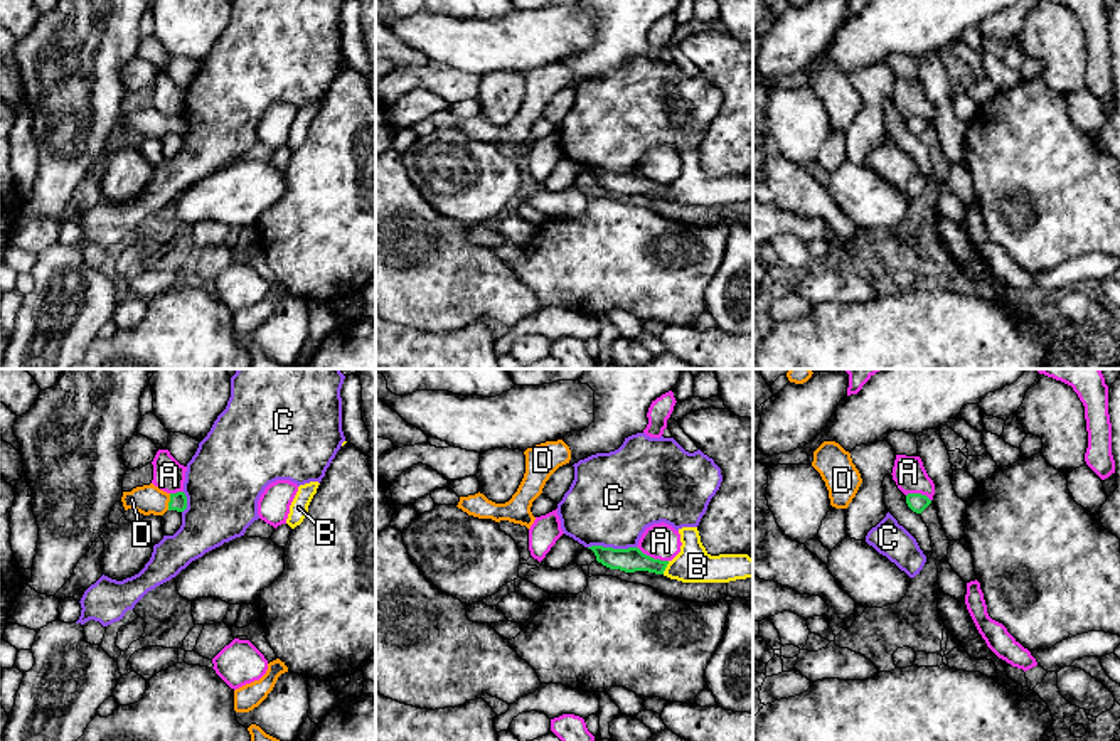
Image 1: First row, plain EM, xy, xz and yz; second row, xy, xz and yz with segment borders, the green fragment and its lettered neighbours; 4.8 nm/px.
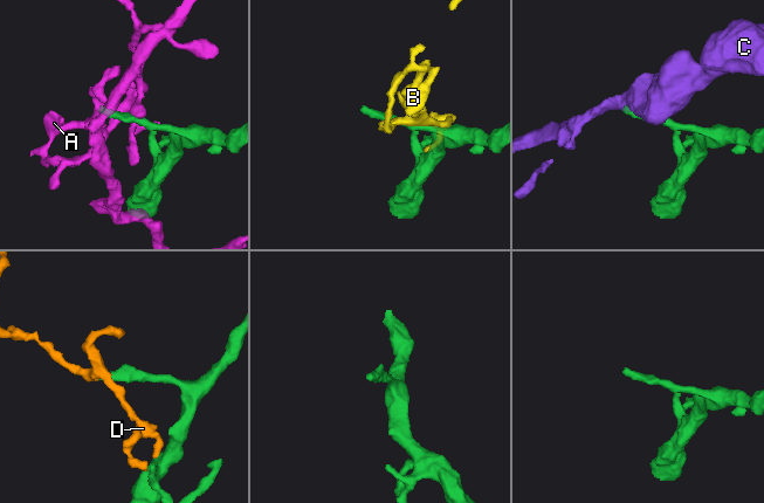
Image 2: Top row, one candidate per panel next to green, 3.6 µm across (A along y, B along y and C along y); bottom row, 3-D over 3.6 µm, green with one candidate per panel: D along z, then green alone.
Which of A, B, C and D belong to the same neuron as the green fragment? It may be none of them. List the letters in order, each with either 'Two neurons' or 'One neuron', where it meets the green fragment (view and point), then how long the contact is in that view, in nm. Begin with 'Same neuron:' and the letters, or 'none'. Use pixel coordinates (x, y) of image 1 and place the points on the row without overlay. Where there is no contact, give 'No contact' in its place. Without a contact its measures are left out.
Same neuron: D
A: Two neurons. Touches green at xz (652, 181). Shared border 170 nm
B: Two neurons. Touches green at xz (666, 189). Shared border 70 nm
C: Two neurons. Touches green at xz (612, 170). Shared border 240 nm
D: One neuron. Touches green at xy (169, 125). Shared border 80 nm

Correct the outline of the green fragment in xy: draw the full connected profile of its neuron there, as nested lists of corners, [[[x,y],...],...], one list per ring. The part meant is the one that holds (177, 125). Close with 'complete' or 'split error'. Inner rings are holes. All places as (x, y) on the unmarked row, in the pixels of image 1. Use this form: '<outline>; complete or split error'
[[[153,106],[123,115],[121,125],[125,133],[133,131],[143,138],[163,138],[167,133],[184,135],[187,131],[184,115],[167,116]]]; split error

